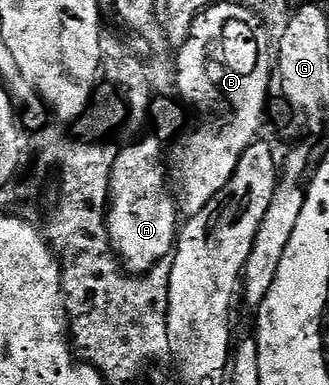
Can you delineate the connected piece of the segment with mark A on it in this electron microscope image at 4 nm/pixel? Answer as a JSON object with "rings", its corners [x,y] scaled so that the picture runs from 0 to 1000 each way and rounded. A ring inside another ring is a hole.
{"rings":[[[450,356],[441,366],[426,366],[416,377],[389,377],[371,384],[353,400],[353,418],[340,429],[340,509],[334,514],[334,545],[328,553],[328,608],[340,623],[340,642],[368,668],[371,686],[386,706],[404,714],[447,714],[459,709],[468,691],[508,681],[526,665],[529,649],[538,644],[541,613],[535,603],[547,595],[550,545],[541,540],[538,514],[523,514],[523,491],[511,483],[511,439],[495,429],[498,418],[498,377],[474,356]]]}

